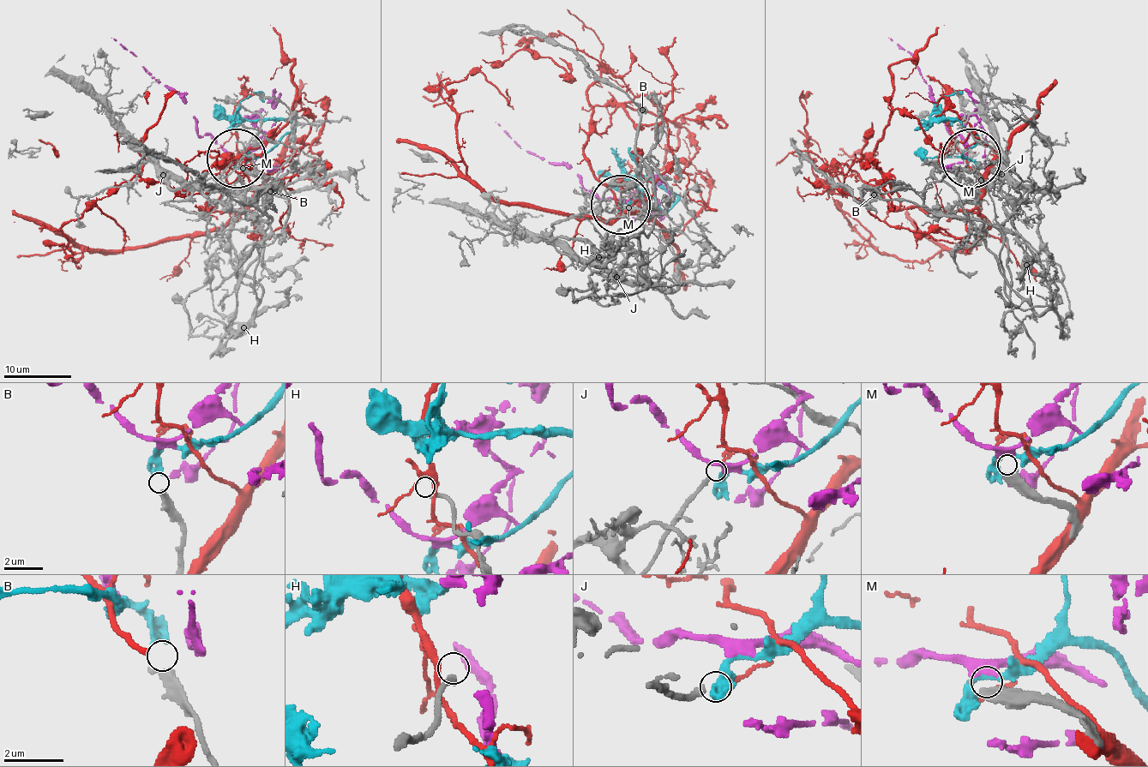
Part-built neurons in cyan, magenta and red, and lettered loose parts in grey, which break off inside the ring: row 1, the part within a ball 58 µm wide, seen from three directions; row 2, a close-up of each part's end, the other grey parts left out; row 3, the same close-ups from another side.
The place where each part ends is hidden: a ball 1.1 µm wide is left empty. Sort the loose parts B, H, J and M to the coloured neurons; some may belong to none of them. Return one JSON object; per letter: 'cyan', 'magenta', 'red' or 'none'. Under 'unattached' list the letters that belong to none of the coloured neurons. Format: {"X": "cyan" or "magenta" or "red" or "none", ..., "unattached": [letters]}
{"B": "cyan", "H": "none", "J": "none", "M": "magenta", "unattached": ["H", "J"]}

